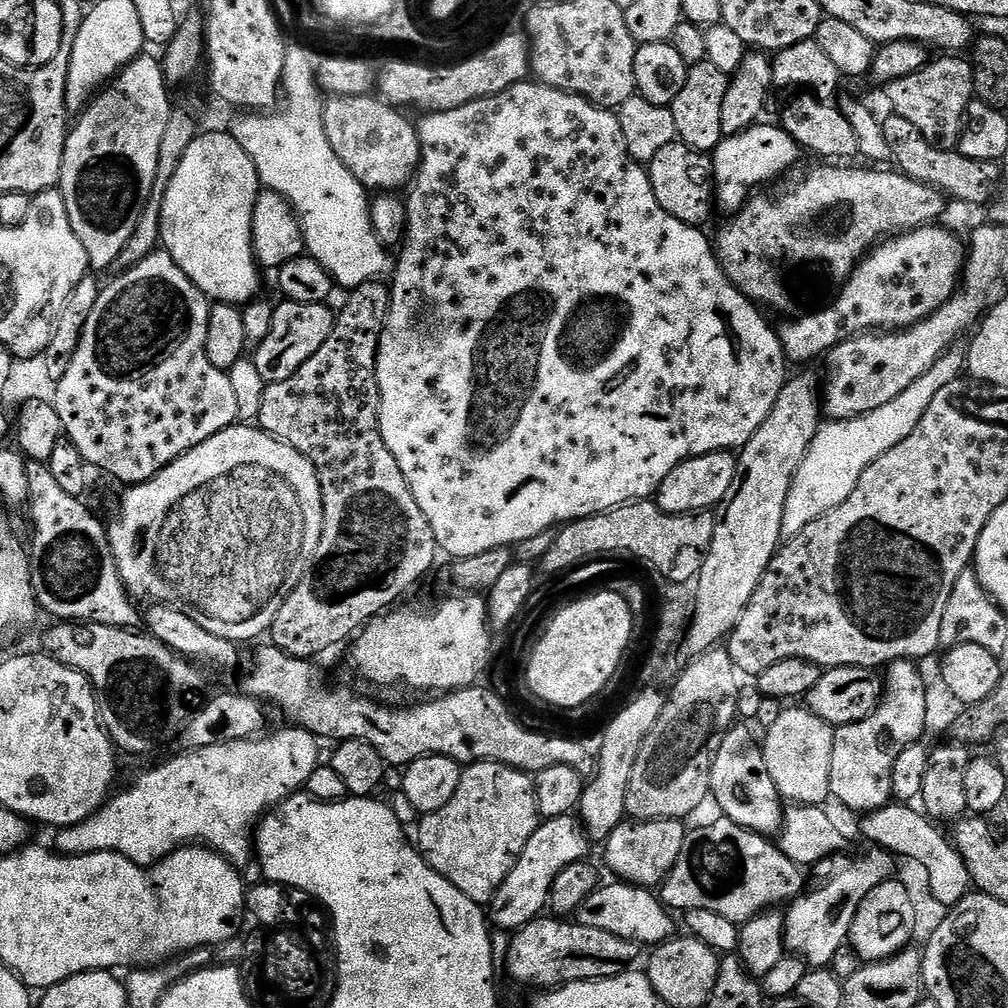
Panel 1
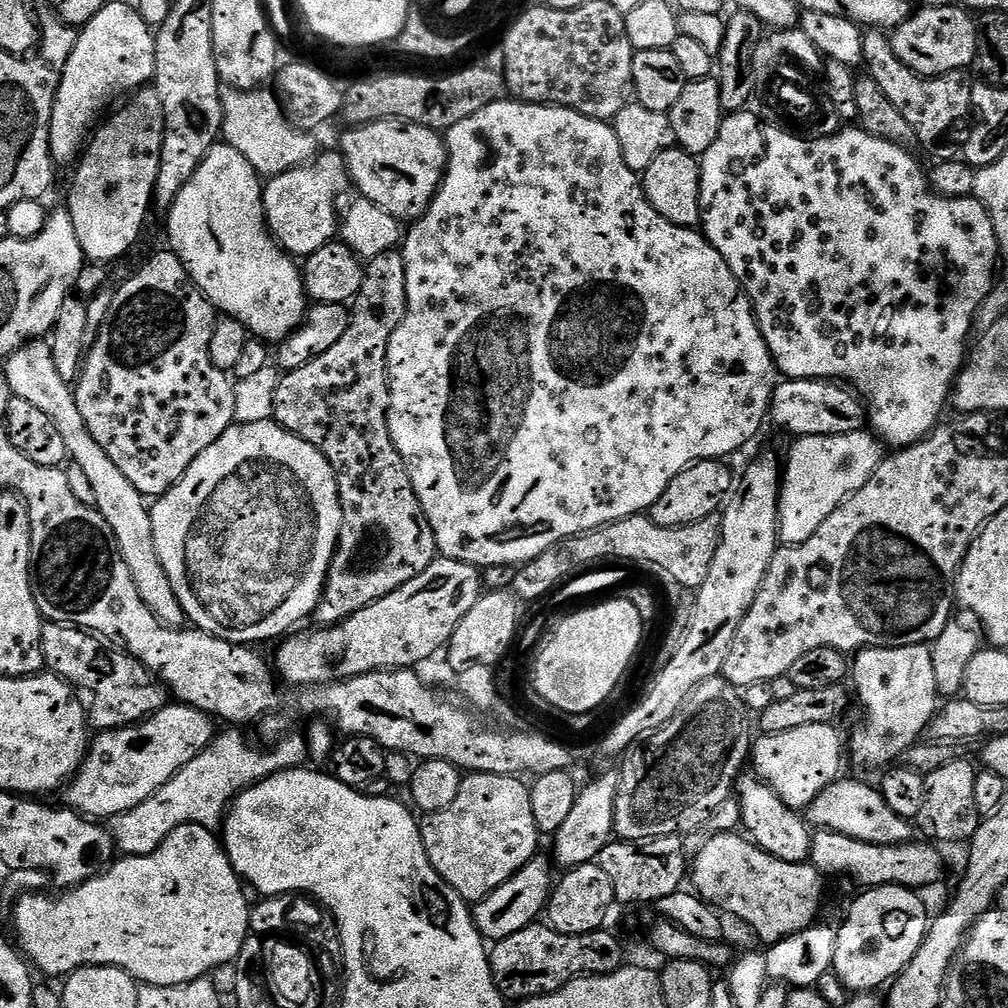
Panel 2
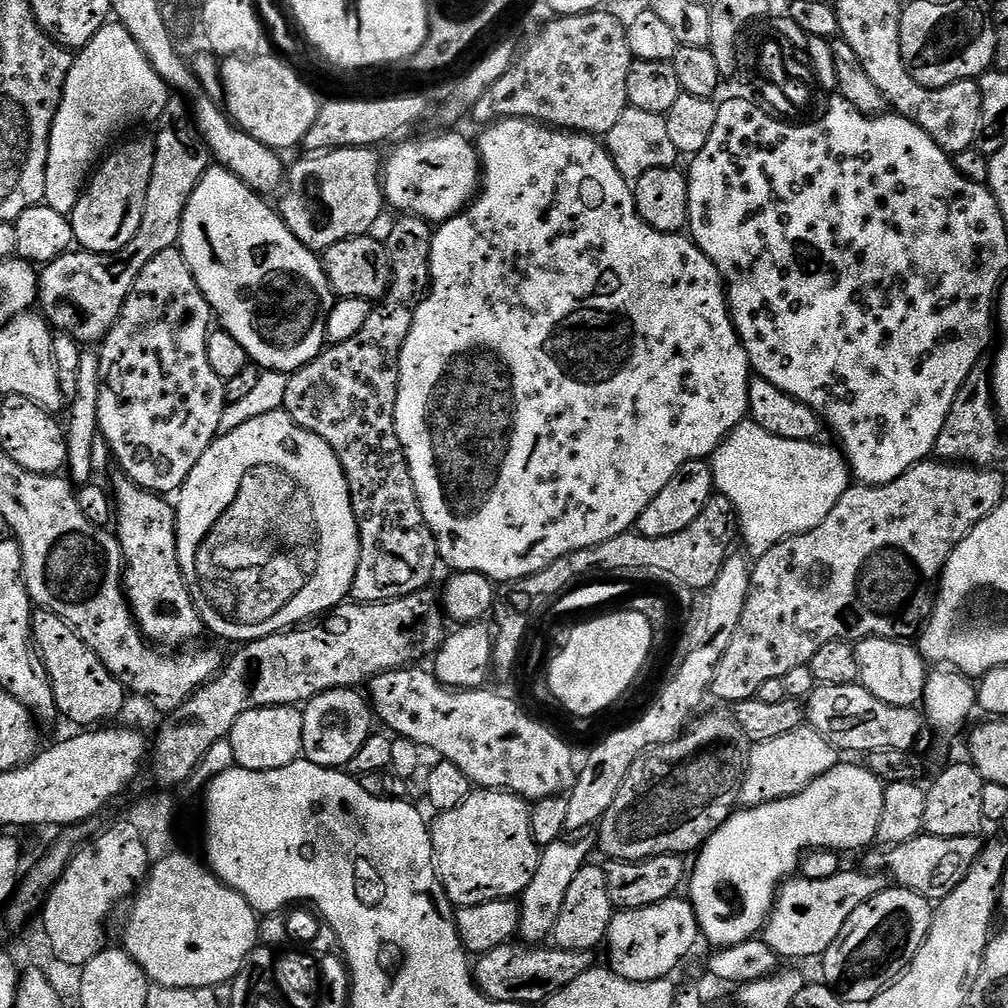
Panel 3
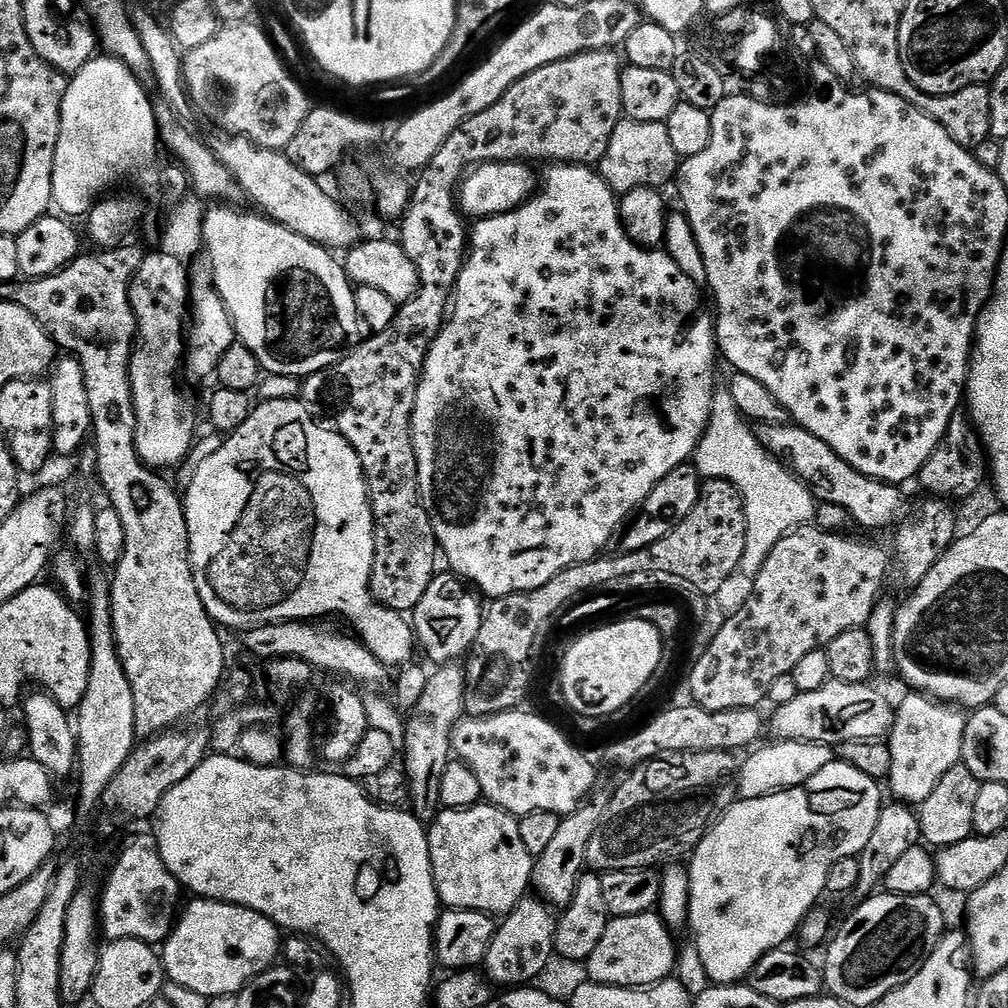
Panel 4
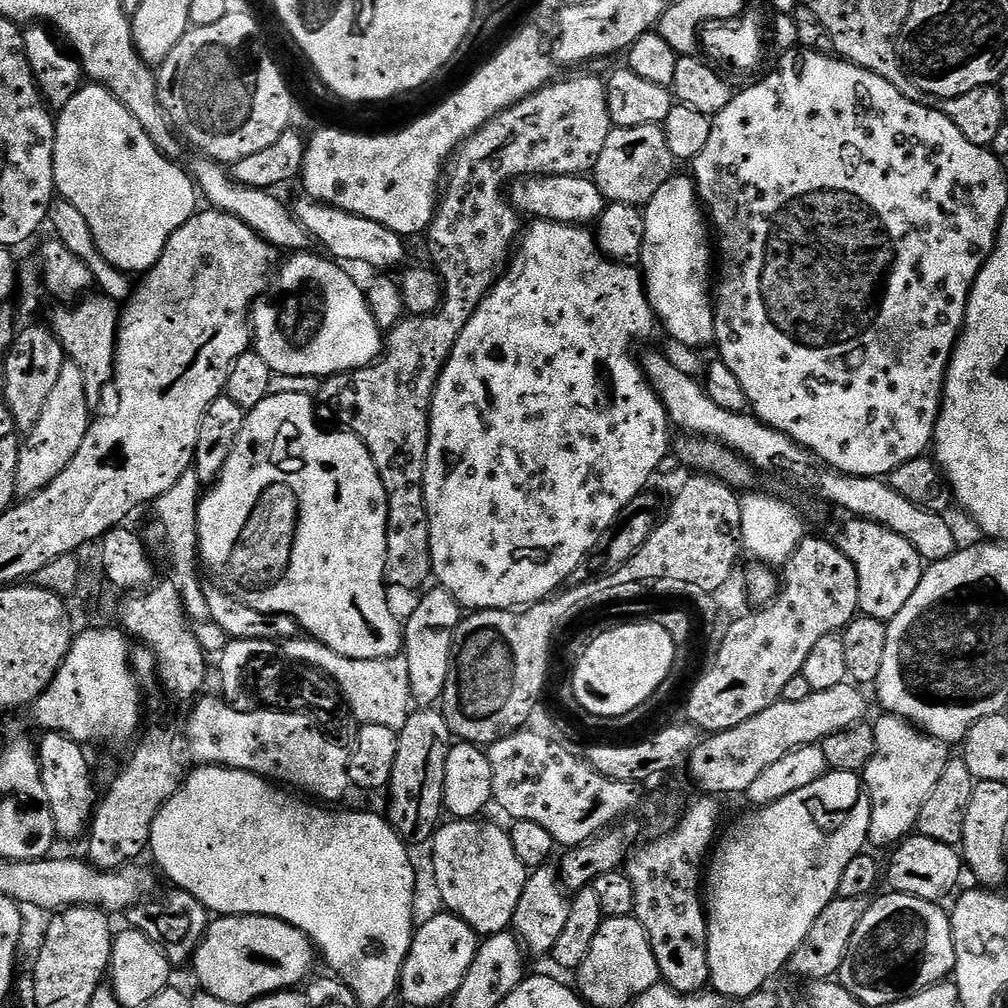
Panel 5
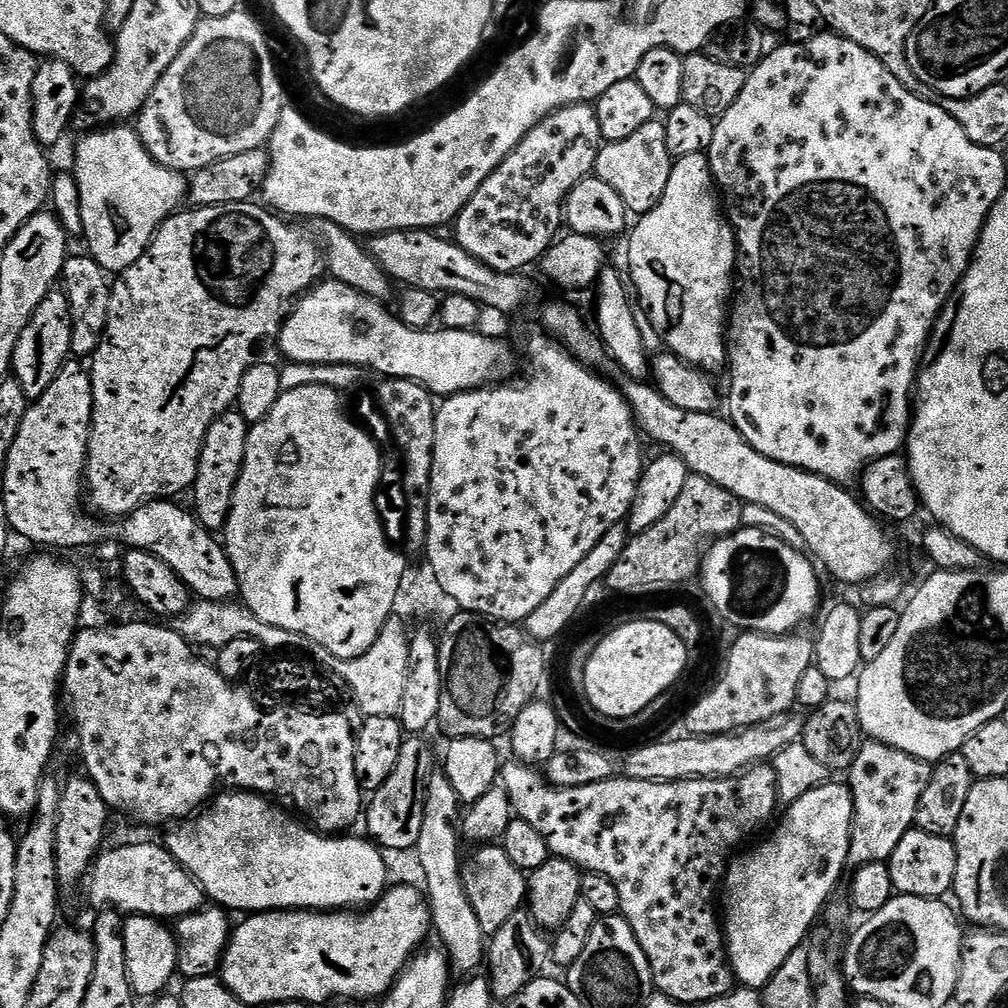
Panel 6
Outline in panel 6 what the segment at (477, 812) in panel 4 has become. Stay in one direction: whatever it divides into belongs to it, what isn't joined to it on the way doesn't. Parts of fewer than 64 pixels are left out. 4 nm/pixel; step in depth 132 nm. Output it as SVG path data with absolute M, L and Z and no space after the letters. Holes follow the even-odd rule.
M480 846L472 857L462 864L466 898L470 898L470 906L474 906L474 914L478 914L478 923L482 926L485 937L492 937L502 930L507 920L514 913L525 907L528 899L528 876L506 855L502 846Z

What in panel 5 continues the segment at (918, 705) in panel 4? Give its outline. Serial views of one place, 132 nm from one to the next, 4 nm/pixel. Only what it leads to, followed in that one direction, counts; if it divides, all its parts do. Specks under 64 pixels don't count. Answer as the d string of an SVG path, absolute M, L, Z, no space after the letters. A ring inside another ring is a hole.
M880 714L874 720L872 729L874 758L870 758L862 773L864 787L870 798L868 844L891 849L916 832L918 814L922 814L926 798L930 798L938 778L942 778L942 770L946 770L950 748L927 732L920 731L915 724L909 724L901 716Z

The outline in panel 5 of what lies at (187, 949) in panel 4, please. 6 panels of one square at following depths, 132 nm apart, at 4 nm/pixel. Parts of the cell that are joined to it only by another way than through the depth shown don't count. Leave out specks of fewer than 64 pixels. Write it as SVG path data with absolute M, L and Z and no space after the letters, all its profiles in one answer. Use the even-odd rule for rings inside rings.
M221 916L209 923L190 968L196 971L196 980L203 991L214 994L214 998L222 998L222 1002L247 1006L272 992L303 985L313 975L315 960L318 960L318 953L311 938L278 918Z

